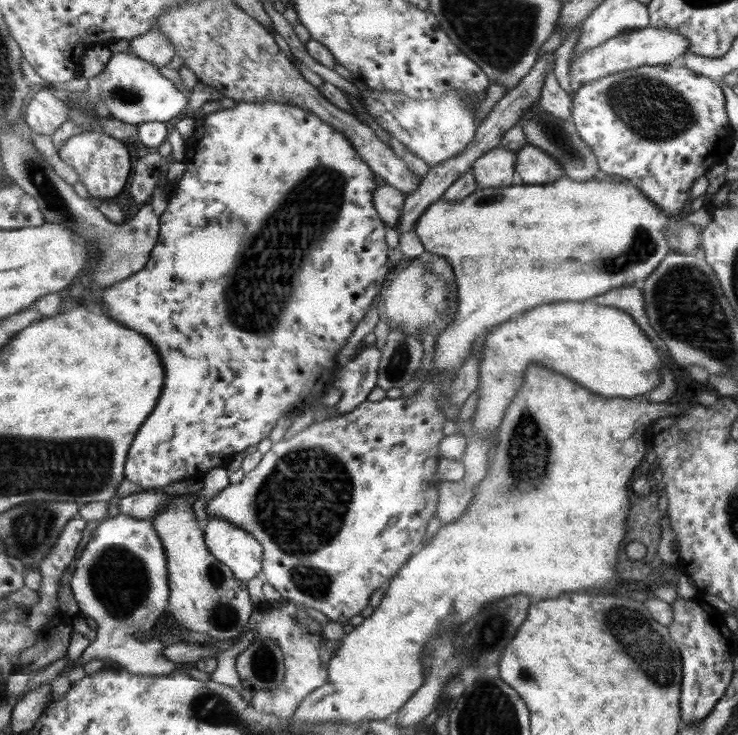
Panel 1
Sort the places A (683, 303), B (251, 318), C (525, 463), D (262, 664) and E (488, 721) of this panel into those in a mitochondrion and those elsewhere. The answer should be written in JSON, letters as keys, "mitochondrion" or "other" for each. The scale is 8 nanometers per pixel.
{"A":"mitochondrion","B":"mitochondrion","C":"mitochondrion","D":"mitochondrion","E":"mitochondrion"}

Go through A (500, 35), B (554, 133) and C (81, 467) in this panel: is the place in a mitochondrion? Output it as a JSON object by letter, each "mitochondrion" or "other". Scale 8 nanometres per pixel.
{"A":"mitochondrion","B":"mitochondrion","C":"mitochondrion"}

